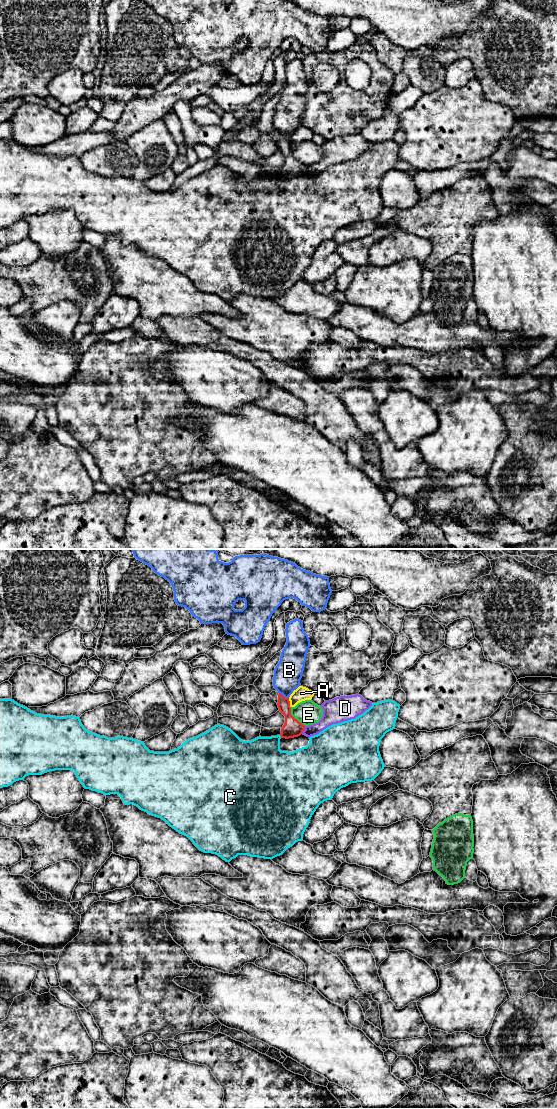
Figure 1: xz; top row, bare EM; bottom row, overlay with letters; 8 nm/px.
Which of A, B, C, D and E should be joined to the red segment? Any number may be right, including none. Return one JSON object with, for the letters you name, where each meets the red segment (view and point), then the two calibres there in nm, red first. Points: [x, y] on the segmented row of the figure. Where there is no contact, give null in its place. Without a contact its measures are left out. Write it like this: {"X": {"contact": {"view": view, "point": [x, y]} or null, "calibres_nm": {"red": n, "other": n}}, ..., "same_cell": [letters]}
{"same_cell": []}

